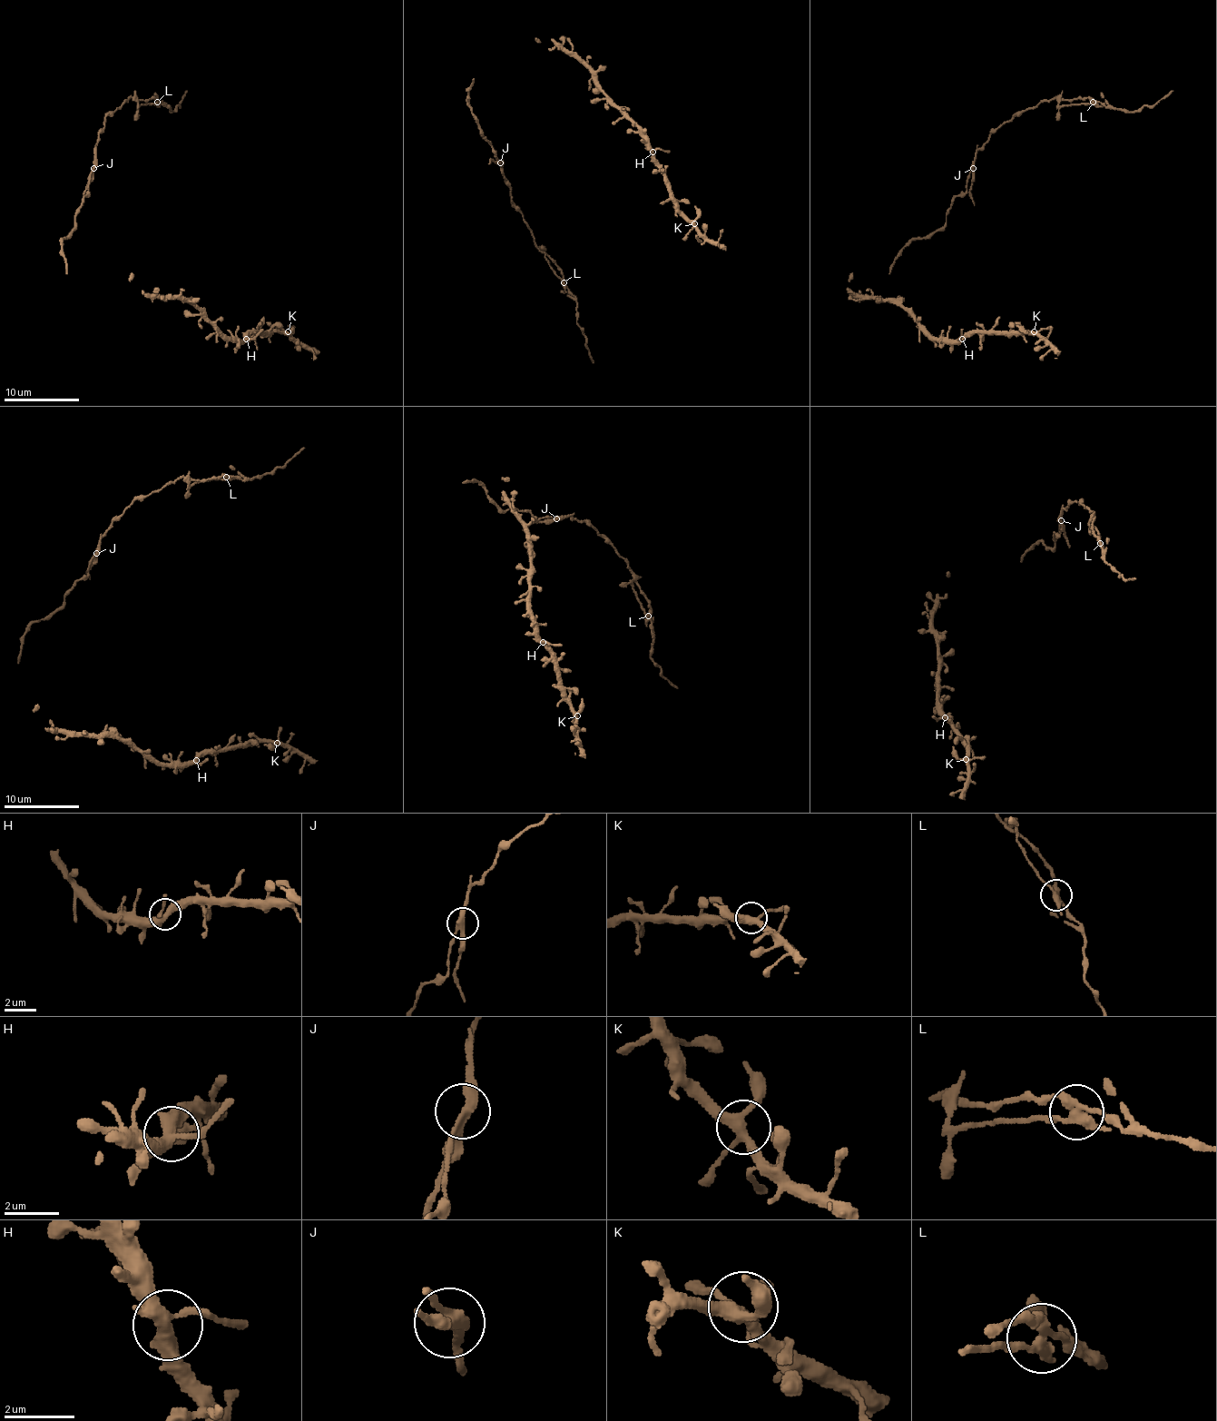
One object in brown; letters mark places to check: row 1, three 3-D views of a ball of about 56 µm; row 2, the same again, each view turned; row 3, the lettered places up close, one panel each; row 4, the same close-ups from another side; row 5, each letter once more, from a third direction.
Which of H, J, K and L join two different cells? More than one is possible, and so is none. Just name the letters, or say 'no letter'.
J, L

